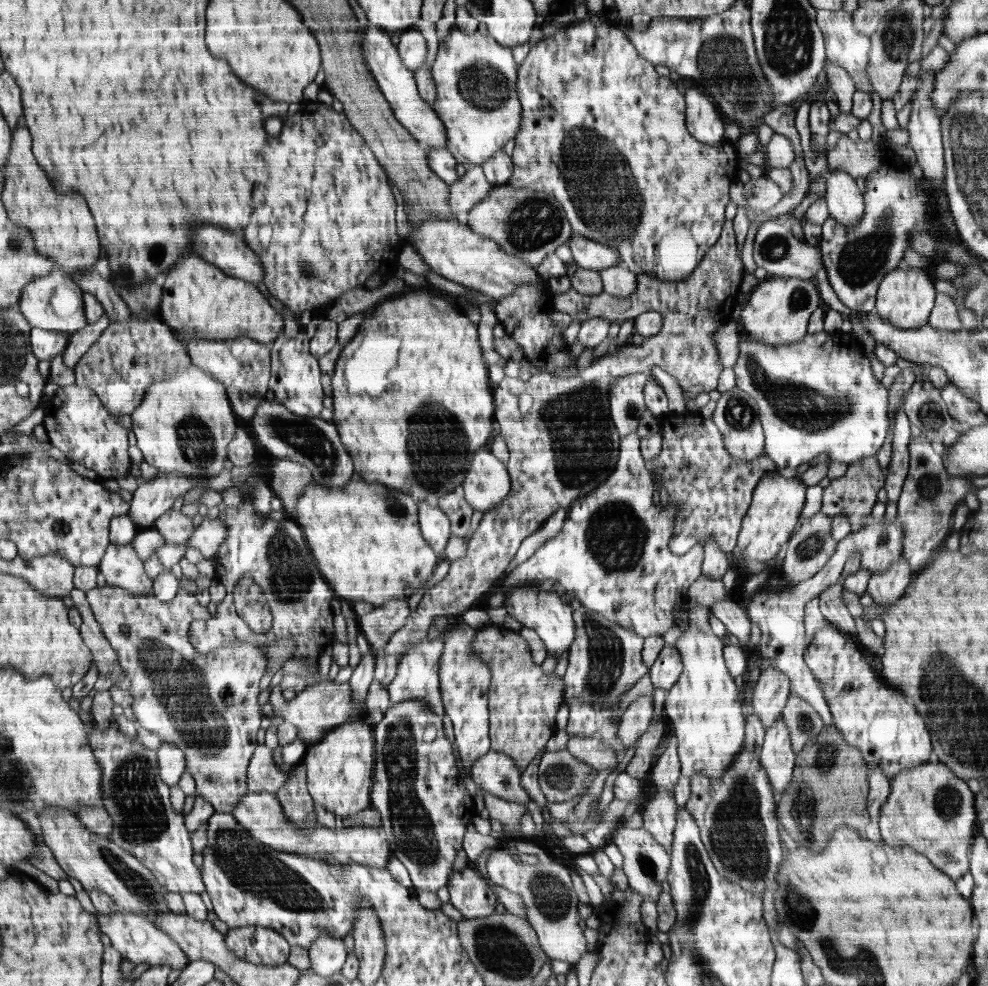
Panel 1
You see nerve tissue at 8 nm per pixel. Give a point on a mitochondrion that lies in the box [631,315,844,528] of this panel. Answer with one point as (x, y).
(738, 415)

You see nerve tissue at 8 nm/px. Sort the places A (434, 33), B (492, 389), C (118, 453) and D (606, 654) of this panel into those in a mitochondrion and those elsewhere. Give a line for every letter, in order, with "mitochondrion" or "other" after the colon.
A: other
B: other
C: other
D: mitochondrion

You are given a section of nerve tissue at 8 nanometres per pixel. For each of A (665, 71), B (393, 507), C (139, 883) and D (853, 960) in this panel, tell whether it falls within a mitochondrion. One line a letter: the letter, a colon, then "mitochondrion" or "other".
A: other
B: mitochondrion
C: mitochondrion
D: mitochondrion

